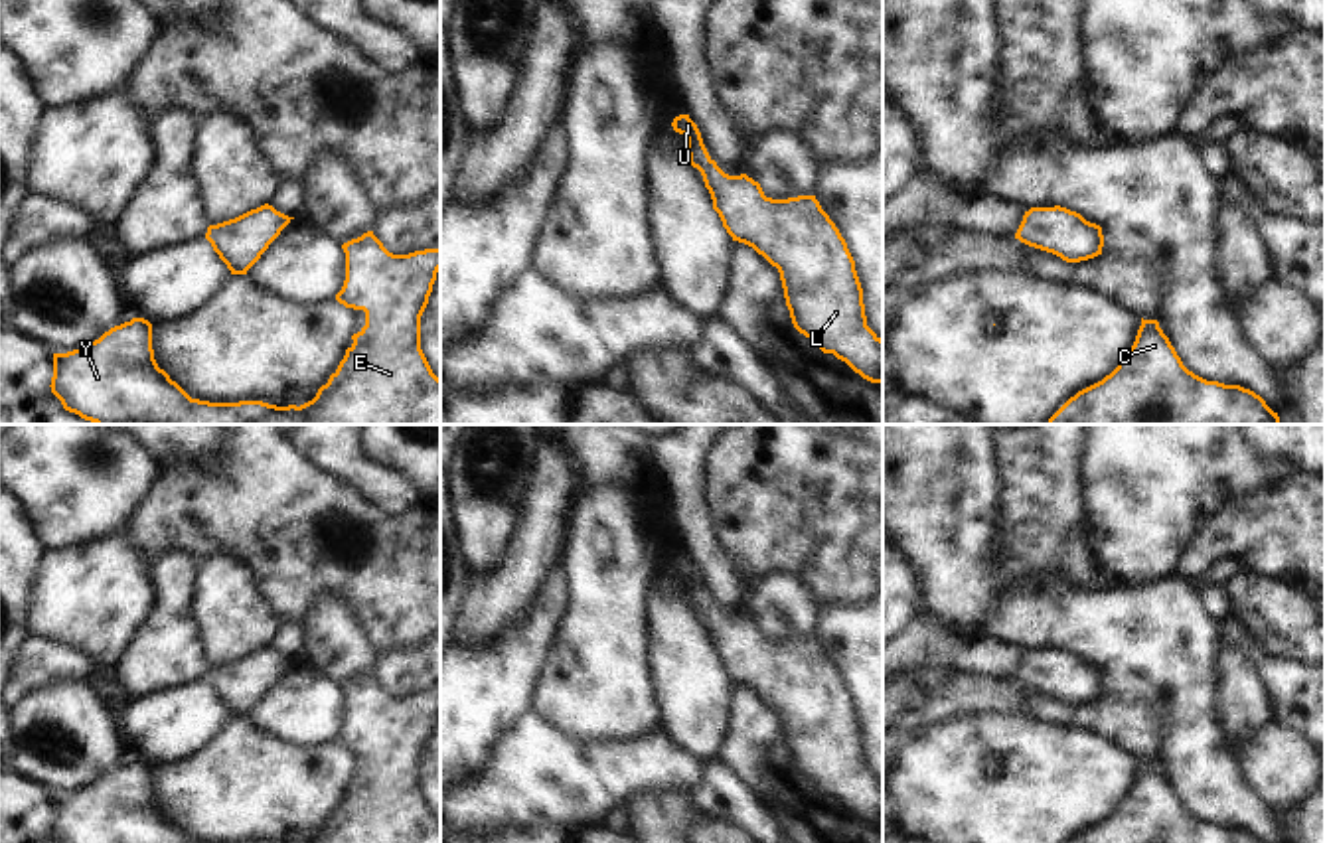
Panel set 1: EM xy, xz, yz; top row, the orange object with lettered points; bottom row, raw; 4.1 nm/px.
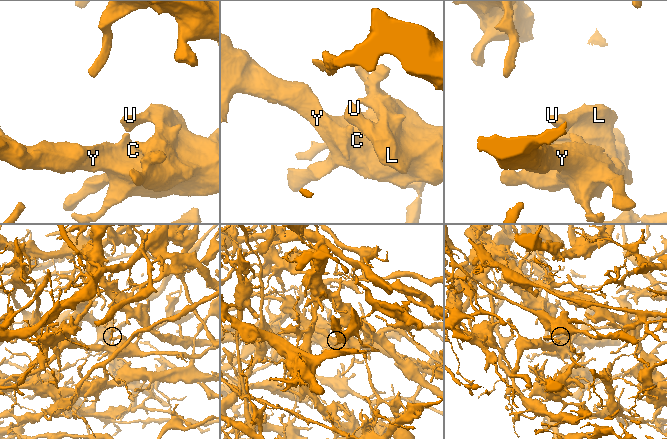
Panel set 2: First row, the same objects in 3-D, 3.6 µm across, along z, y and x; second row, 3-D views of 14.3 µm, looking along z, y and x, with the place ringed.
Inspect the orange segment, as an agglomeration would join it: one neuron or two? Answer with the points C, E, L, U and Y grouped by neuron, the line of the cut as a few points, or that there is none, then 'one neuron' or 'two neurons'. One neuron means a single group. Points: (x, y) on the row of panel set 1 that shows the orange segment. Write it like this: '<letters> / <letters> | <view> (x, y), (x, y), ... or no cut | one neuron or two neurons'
C E L U Y | no cut | one neuron

